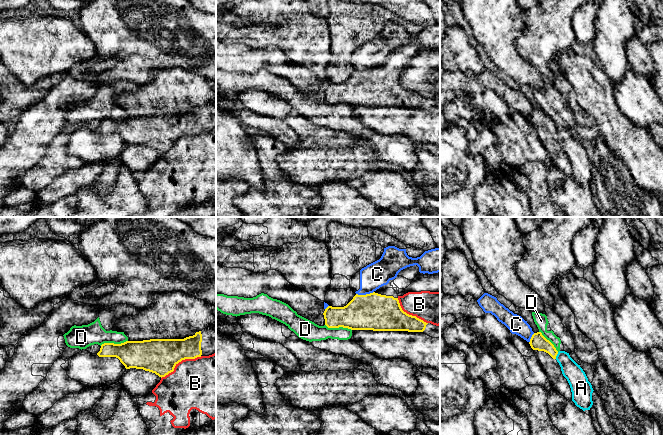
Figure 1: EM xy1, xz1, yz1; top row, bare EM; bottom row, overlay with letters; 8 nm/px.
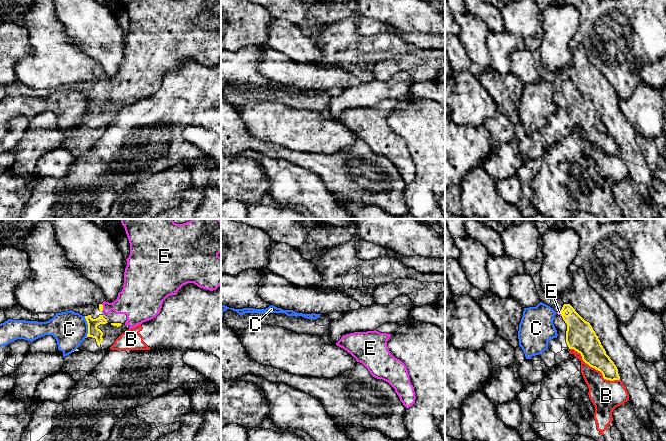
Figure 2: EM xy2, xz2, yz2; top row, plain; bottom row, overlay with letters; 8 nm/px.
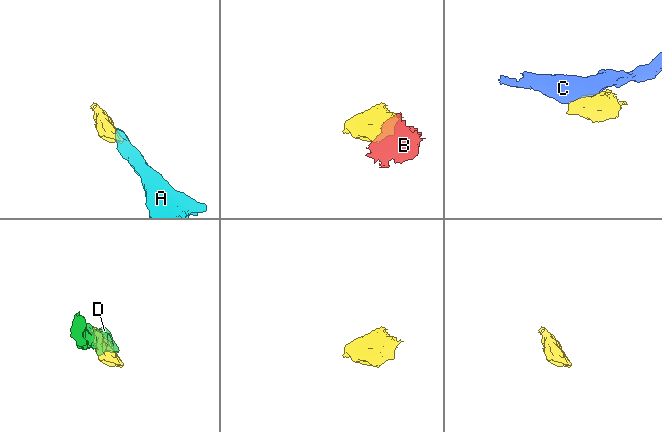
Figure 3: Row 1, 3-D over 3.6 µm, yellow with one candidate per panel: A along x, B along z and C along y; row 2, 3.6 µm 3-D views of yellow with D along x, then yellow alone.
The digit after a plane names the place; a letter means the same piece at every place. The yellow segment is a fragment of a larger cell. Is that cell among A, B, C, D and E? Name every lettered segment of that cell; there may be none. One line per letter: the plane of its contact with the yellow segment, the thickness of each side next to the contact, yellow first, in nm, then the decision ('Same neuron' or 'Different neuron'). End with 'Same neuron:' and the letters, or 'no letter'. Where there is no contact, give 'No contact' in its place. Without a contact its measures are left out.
A: Touches yellow in yz1. Thickness 130 nm (yellow) against 160 nm. Same neuron
B: Touches yellow in yz2. Thickness 220 nm (yellow) against 240 nm. Different neuron
C: Touches yellow in xy2. Thickness 90 nm (yellow) against 280 nm. Different neuron
D: Touches yellow in xy1. Thickness 220 nm (yellow) against 180 nm. Different neuron
E: Touches yellow in xy2. Thickness 30 nm (yellow) against 240 nm. Same neuron
Same neuron: A, E

